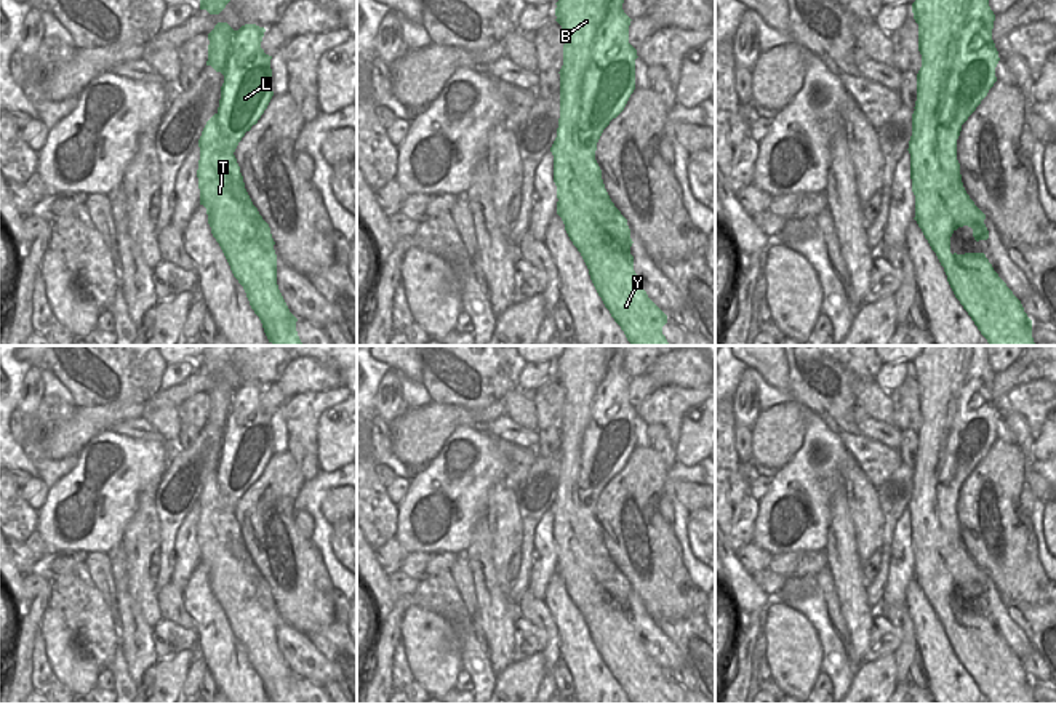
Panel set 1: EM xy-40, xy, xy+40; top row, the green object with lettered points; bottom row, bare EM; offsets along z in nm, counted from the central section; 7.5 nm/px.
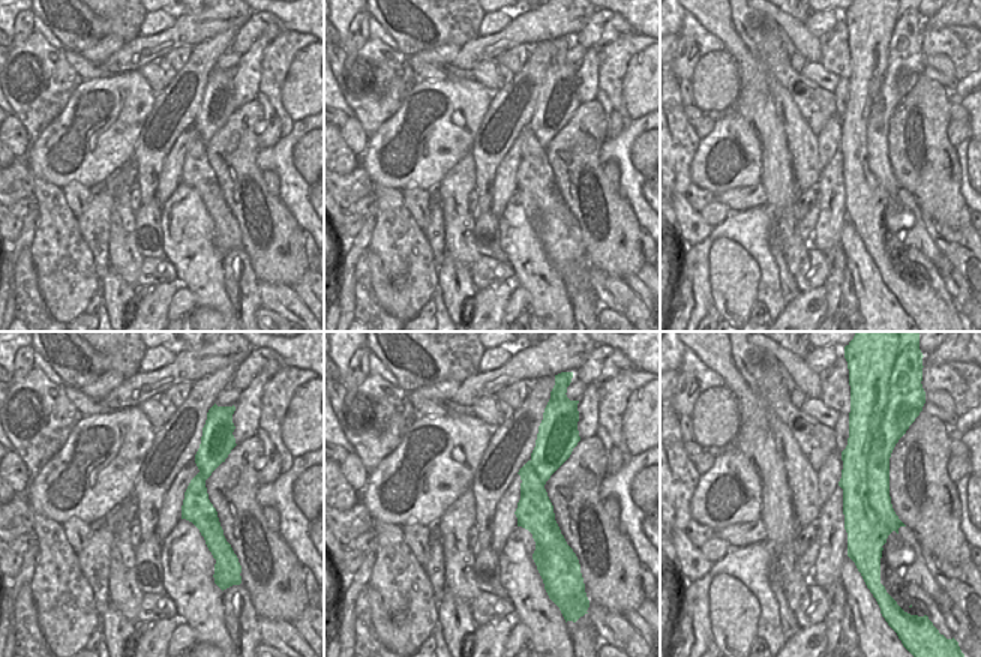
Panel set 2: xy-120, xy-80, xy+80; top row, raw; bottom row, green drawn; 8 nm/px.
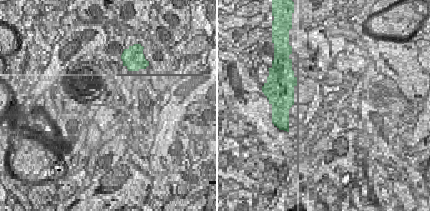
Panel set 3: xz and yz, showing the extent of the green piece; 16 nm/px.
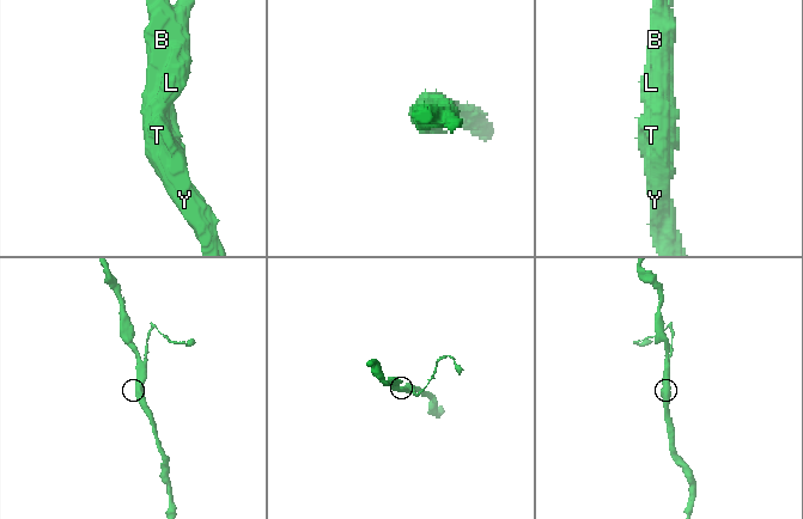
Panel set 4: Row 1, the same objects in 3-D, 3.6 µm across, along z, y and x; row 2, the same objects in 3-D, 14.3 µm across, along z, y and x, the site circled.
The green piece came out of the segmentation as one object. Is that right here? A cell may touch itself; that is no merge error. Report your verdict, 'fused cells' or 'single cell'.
fused cells

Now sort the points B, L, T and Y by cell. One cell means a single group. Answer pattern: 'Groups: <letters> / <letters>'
Groups: B T Y / L

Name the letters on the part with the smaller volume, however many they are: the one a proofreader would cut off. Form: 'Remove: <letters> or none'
Remove: L

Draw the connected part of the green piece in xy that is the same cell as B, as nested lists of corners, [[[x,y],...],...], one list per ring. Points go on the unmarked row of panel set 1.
[[[566,346],[555,362],[557,381],[565,390],[563,424],[560,427],[560,477],[557,496],[550,506],[554,514],[554,541],[557,544],[557,573],[565,582],[565,589],[573,603],[581,611],[590,638],[610,669],[614,680],[624,690],[630,704],[670,704],[662,693],[667,674],[648,656],[634,629],[634,614],[630,605],[616,602],[616,595],[606,600],[598,590],[600,586],[587,563],[584,549],[578,549],[578,542],[584,539],[570,539],[570,533],[578,531],[578,522],[584,512],[579,494],[579,474],[582,470],[582,446],[586,429],[592,418],[592,403],[597,390],[608,374],[610,362],[614,355],[614,346]]]

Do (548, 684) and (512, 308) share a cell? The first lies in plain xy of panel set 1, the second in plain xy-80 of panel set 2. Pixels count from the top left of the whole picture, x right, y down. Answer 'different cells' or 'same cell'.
same cell

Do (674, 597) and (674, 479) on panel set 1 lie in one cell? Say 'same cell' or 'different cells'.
different cells

